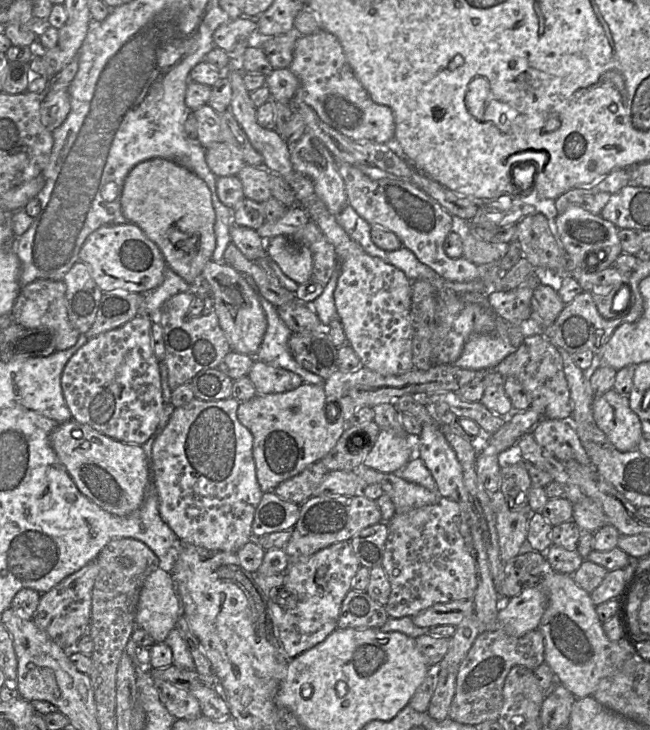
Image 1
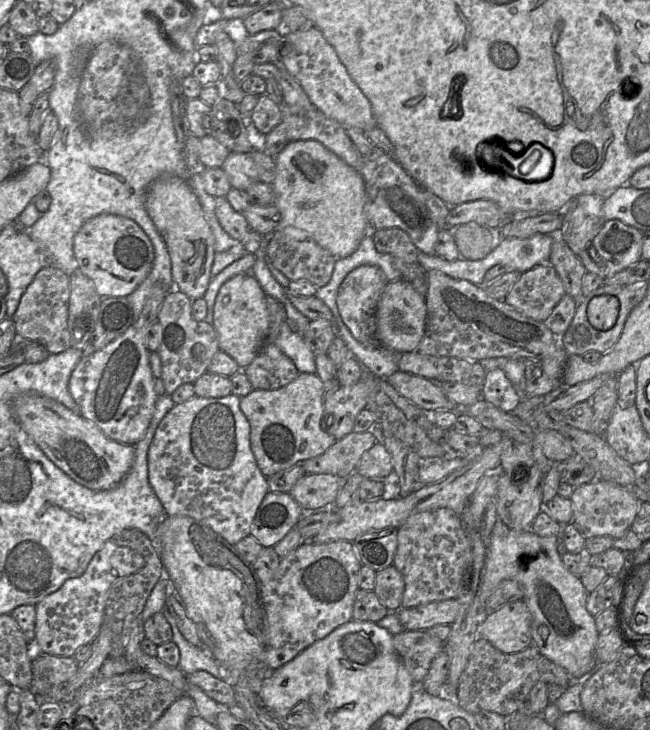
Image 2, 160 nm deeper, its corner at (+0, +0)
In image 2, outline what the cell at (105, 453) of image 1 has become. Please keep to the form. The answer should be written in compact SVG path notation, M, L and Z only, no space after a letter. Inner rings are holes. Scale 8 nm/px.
M37 394L19 396L13 413L22 429L44 454L65 474L93 491L106 491L117 486L127 475L134 461L135 446L107 437L99 427L75 414L63 404Z

